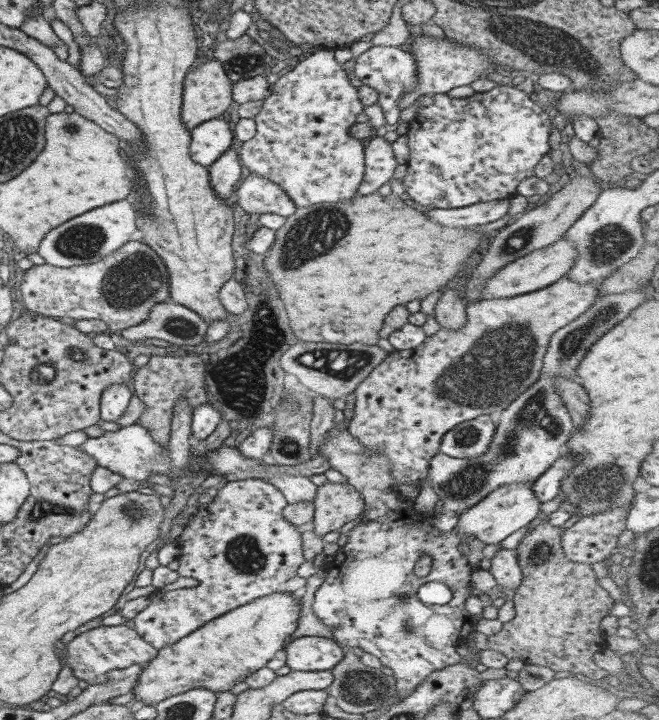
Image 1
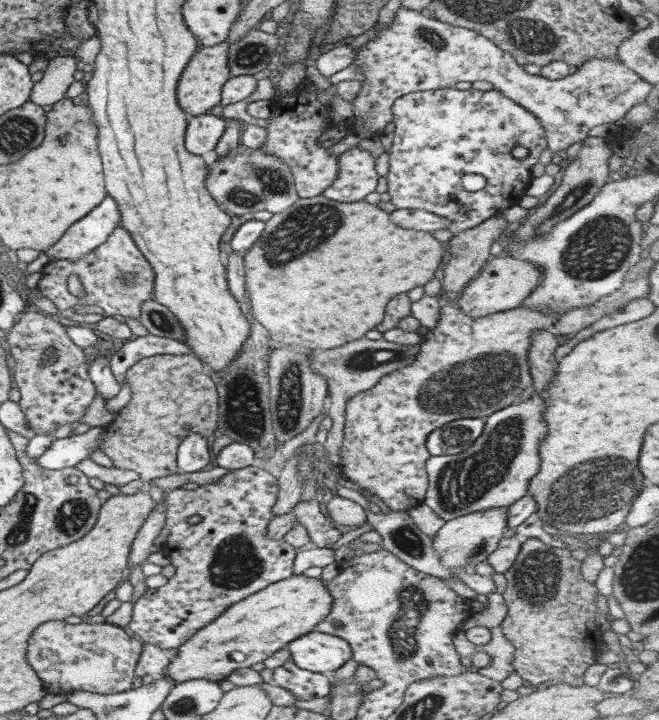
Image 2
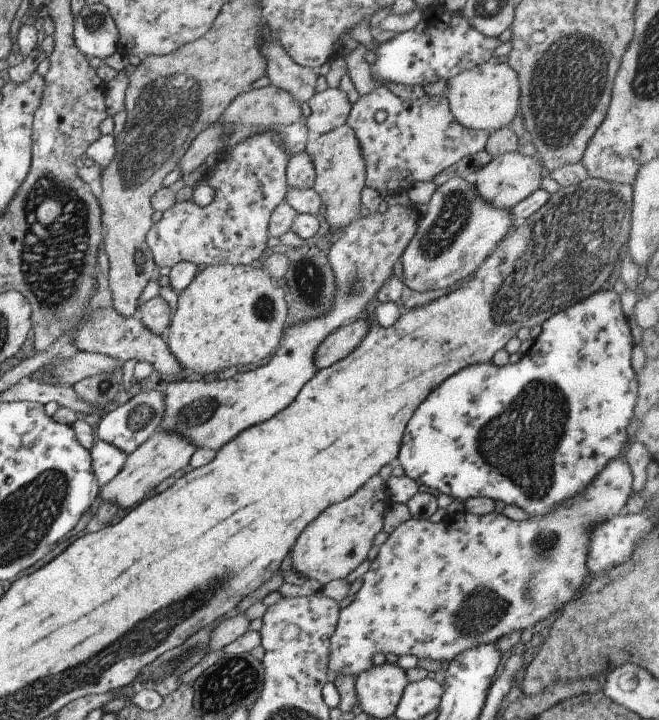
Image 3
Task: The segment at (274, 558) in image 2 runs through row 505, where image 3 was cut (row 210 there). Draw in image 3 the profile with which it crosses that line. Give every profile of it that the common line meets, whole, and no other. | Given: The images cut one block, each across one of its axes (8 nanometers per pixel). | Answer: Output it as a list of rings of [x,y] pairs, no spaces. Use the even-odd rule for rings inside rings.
[[[266,127],[266,130],[258,132],[256,136],[250,136],[224,152],[215,164],[212,176],[203,181],[214,190],[213,201],[204,207],[197,205],[192,199],[176,201],[148,231],[146,244],[151,248],[155,265],[159,268],[174,268],[179,262],[190,262],[203,268],[221,264],[250,265],[254,260],[258,260],[266,250],[266,242],[270,237],[270,216],[274,208],[285,200],[286,172],[290,158],[292,154],[288,154],[284,144],[280,142],[276,127]]]

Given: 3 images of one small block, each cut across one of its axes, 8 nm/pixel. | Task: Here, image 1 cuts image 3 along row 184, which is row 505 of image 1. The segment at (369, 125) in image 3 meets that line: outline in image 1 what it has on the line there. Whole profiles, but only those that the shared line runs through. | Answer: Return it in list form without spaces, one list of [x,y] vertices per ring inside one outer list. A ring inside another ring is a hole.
[[[335,427],[329,430],[326,440],[319,446],[319,452],[328,458],[331,468],[341,472],[349,484],[364,497],[366,512],[362,521],[347,533],[349,541],[346,545],[340,547],[333,559],[325,565],[326,576],[317,588],[313,612],[322,625],[332,628],[332,637],[338,643],[342,643],[350,650],[360,647],[365,653],[374,654],[382,666],[394,671],[395,696],[399,696],[396,700],[398,703],[436,670],[464,661],[456,647],[464,642],[477,623],[476,618],[466,611],[466,599],[472,590],[471,565],[458,549],[461,539],[456,535],[456,530],[441,532],[444,537],[428,535],[424,530],[422,523],[429,520],[430,514],[416,510],[415,499],[407,498],[397,491],[389,473],[390,461],[383,454],[365,450],[363,444],[356,440],[348,429],[338,431]],[[422,555],[430,555],[433,562],[431,571],[425,577],[419,577],[413,571],[416,561]],[[432,581],[442,582],[450,588],[453,599],[448,604],[426,605],[418,598],[419,588]]]

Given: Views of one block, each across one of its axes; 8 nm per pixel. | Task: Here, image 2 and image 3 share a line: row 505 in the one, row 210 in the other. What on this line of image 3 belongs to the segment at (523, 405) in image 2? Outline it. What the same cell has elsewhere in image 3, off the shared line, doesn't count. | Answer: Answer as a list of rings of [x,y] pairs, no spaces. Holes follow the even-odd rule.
[[[452,178],[436,188],[436,192],[428,202],[426,216],[420,219],[418,230],[412,236],[412,240],[406,246],[402,254],[403,283],[414,292],[425,293],[433,290],[446,290],[458,280],[470,276],[482,262],[484,262],[500,241],[510,226],[515,223],[512,220],[509,208],[496,208],[494,204],[486,202],[472,184],[472,179]]]

